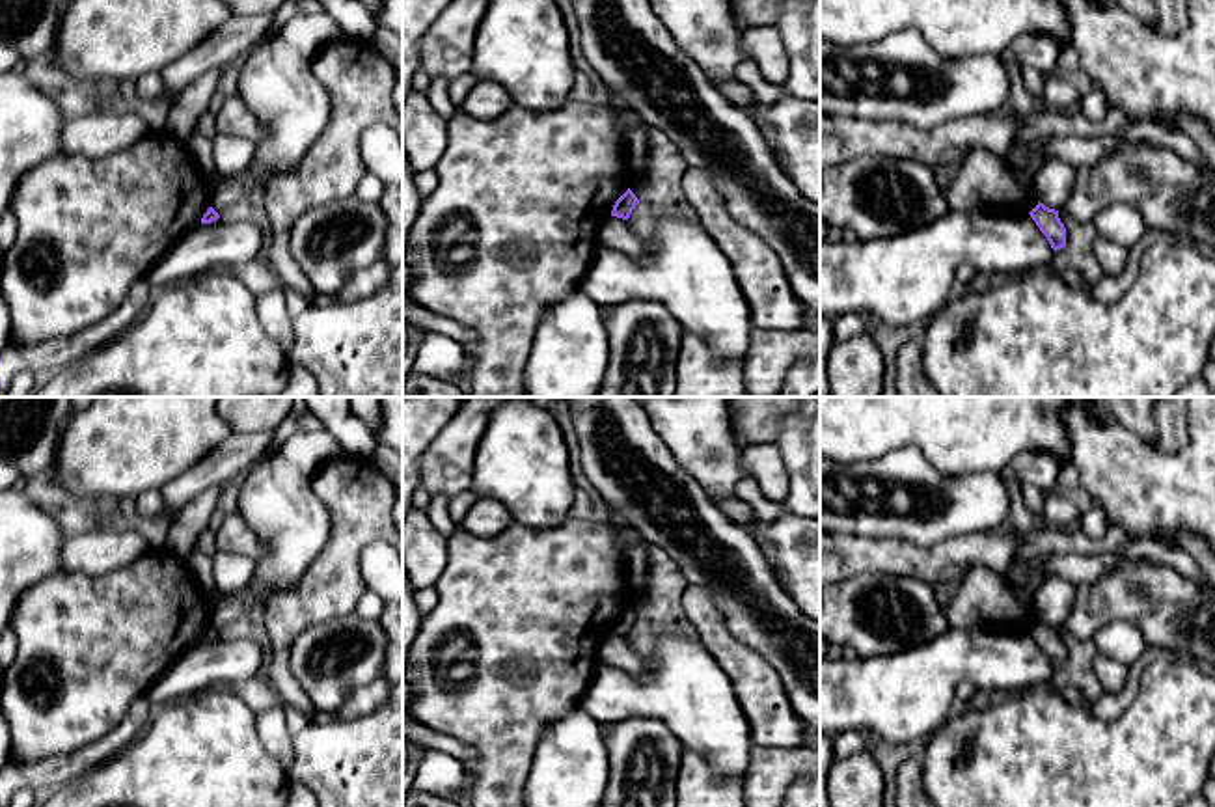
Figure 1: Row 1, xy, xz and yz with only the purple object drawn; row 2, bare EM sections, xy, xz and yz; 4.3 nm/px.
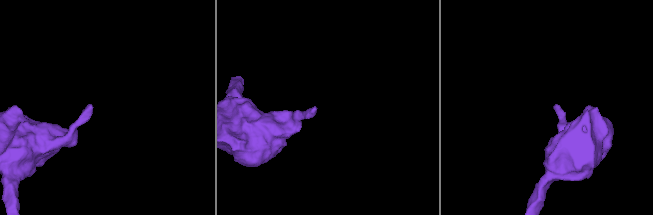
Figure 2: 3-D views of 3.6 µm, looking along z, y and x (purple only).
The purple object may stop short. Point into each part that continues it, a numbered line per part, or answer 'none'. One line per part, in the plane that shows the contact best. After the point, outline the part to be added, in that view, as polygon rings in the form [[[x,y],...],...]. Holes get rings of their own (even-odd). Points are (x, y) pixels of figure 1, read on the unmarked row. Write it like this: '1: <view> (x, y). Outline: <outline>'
none

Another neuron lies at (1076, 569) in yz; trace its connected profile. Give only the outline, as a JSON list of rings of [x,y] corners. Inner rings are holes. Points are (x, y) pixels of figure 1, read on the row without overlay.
[[[1152,537],[1127,540],[1120,548],[1085,555],[1085,554],[1062,554],[1062,555],[1040,555],[1042,557],[1042,580],[1060,578],[1072,585],[1092,583],[1107,570],[1118,568],[1124,561],[1150,561],[1174,568],[1180,574],[1209,587],[1198,565],[1183,550],[1172,548]]]

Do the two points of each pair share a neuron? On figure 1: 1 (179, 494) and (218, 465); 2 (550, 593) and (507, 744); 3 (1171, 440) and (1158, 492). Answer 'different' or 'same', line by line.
1: same
2: same
3: different

